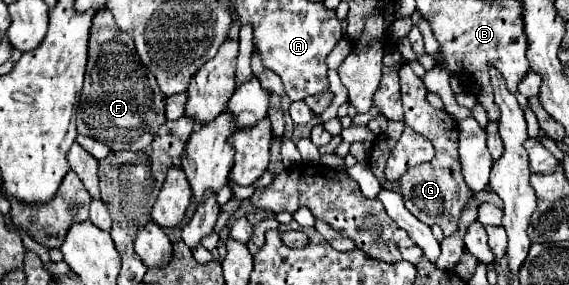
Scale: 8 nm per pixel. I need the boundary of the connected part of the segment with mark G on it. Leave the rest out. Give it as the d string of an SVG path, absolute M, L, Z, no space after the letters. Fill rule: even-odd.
M407 63L399 69L399 79L401 79L401 101L403 101L405 119L403 119L403 123L401 121L399 123L397 121L389 121L389 127L383 133L377 135L377 139L373 143L373 149L369 153L369 167L375 173L375 177L381 181L383 189L391 189L391 191L399 191L401 193L405 207L421 223L427 223L427 225L435 225L437 223L443 229L445 237L449 237L449 235L453 235L457 231L459 215L461 215L463 207L467 205L467 201L473 197L471 189L463 181L463 173L461 173L461 165L459 165L457 123L445 111L439 111L439 109L431 107L425 101L427 89L425 89L423 81L413 73L413 69ZM405 125L409 125L413 131L425 135L433 143L435 157L429 163L421 163L421 165L409 169L399 181L387 181L387 177L381 175L381 165L387 163L387 151L385 149L393 149L395 147L395 143L399 141L399 135L401 135Z

